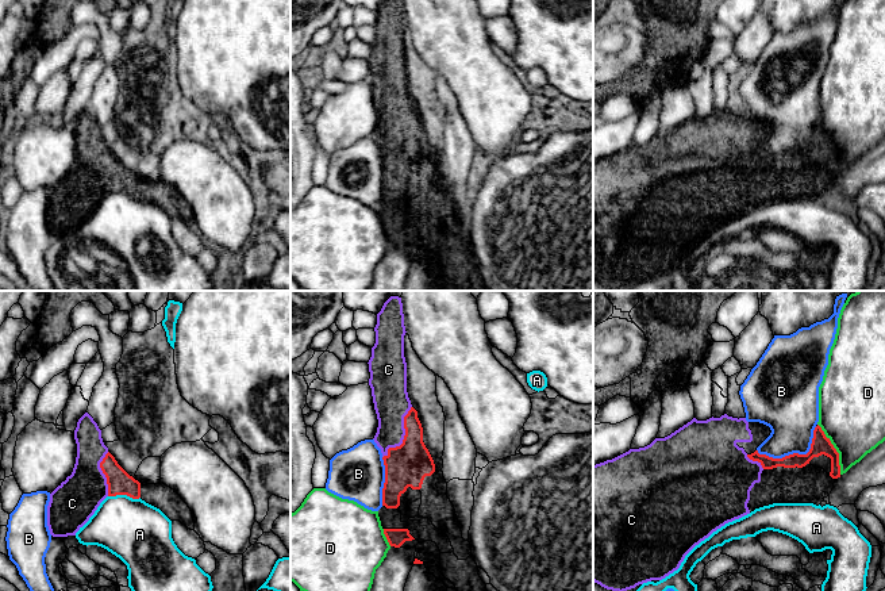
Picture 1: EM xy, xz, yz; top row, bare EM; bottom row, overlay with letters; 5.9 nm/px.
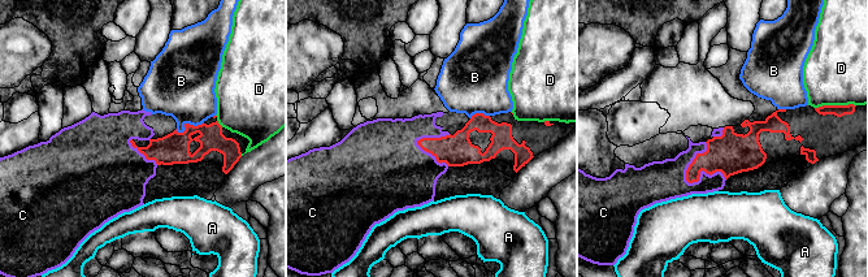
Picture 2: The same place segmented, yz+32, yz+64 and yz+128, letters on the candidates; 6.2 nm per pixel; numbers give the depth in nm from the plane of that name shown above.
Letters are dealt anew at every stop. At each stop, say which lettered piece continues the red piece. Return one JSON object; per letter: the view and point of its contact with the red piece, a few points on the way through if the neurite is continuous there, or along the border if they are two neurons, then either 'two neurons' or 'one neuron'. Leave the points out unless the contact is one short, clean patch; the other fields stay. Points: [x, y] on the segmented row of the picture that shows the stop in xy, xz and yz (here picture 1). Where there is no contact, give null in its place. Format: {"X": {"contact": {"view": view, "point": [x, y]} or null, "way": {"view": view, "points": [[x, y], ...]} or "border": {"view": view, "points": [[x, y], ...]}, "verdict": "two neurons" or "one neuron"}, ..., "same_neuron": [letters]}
{"A": {"contact": {"view": "xy", "point": [124, 494]}, "verdict": "two neurons"}, "B": {"contact": {"view": "yz", "point": [795, 453]}, "verdict": "two neurons"}, "C": {"contact": {"view": "xz", "point": [404, 436]}, "verdict": "one neuron"}, "D": {"contact": {"view": "yz", "point": [835, 449]}, "verdict": "two neurons"}, "same_neuron": ["C"]}

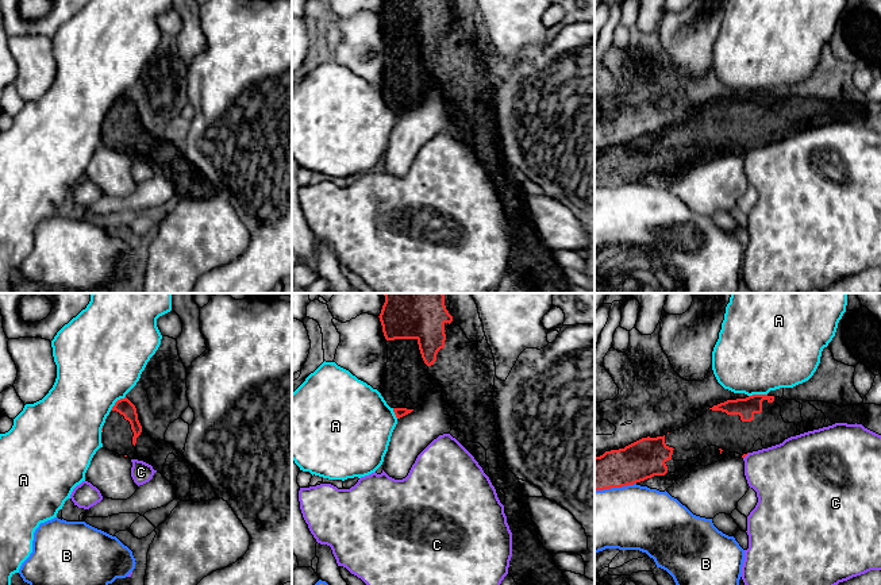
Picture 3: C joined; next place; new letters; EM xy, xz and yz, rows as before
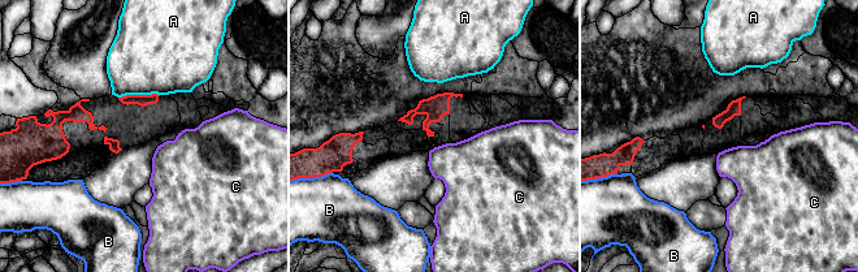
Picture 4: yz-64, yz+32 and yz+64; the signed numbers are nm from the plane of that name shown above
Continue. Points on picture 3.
{"A": {"contact": {"view": "yz", "point": [757, 395]}, "verdict": "two neurons"}, "B": {"contact": {"view": "yz", "point": [615, 487]}, "verdict": "two neurons"}, "C": {"contact": {"view": "yz", "point": [746, 454]}, "border": {"view": "yz", "points": [[749, 453], [743, 458]]}, "verdict": "two neurons"}, "same_neuron": []}

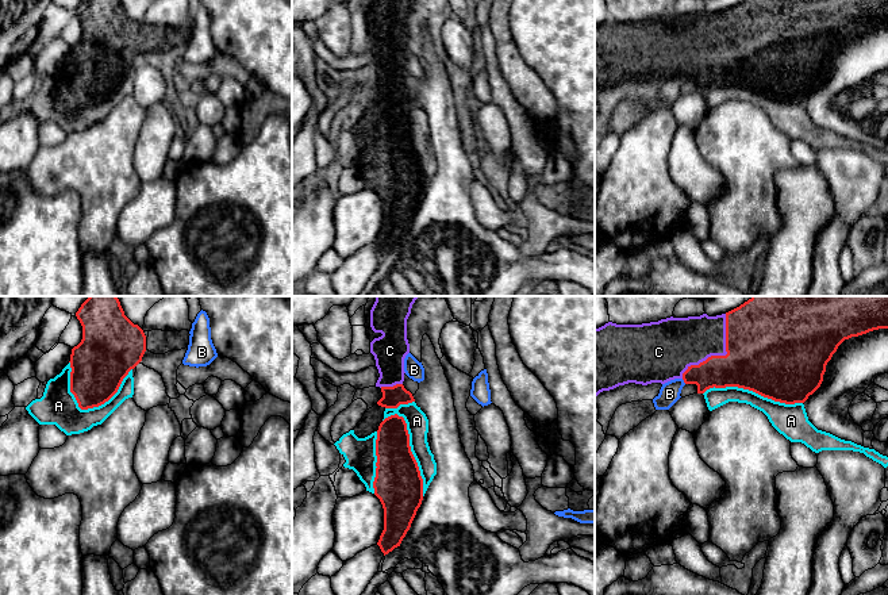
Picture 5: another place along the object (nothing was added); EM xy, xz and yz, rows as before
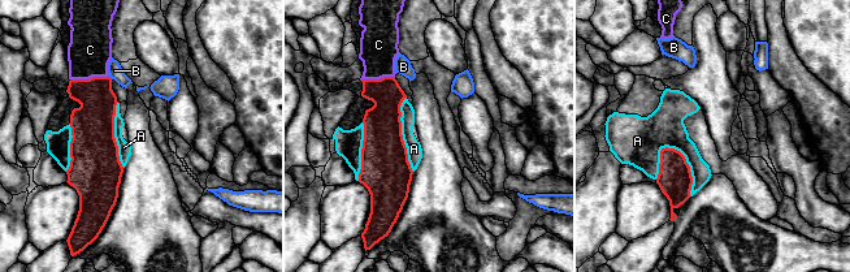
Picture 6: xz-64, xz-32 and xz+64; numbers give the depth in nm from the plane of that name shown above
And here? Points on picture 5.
{"A": {"contact": {"view": "xy", "point": [102, 403]}, "verdict": "two neurons"}, "B": {"contact": {"view": "yz", "point": [684, 382]}, "border": {"view": "yz", "points": [[681, 379], [685, 383]]}, "verdict": "two neurons"}, "C": {"contact": {"view": "yz", "point": [722, 356]}, "verdict": "one neuron"}, "same_neuron": ["C"]}

